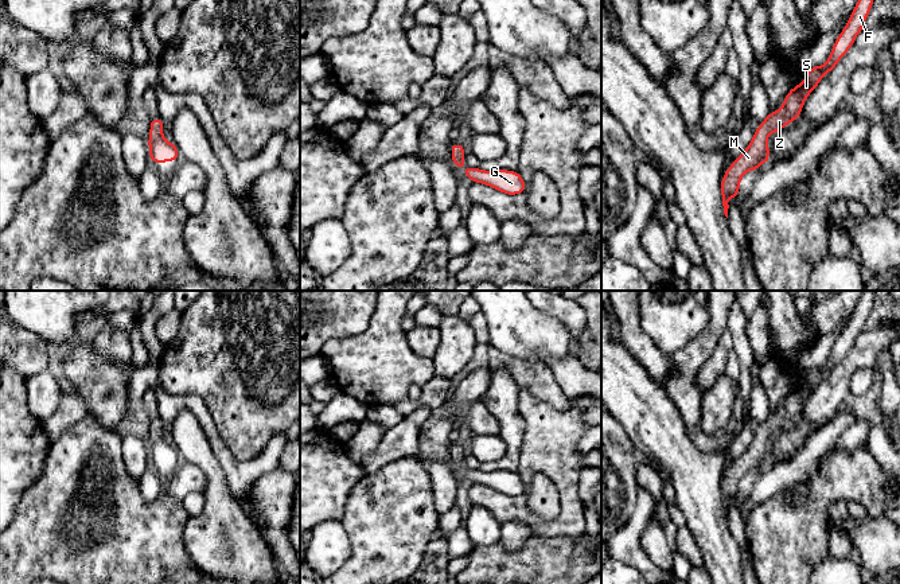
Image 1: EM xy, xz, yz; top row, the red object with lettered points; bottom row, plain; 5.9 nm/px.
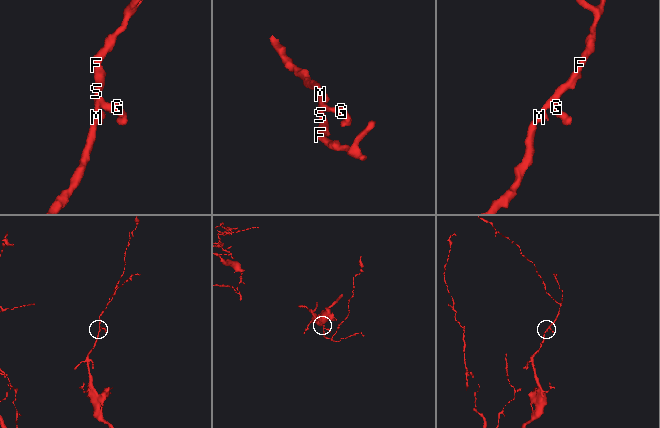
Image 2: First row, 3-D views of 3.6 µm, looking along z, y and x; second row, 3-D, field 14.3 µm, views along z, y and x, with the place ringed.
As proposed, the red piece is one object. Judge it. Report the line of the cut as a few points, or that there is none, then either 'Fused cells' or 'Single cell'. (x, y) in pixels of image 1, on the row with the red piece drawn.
No split. Single cell

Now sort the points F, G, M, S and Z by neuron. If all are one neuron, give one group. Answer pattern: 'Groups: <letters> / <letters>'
Groups: F G M S Z

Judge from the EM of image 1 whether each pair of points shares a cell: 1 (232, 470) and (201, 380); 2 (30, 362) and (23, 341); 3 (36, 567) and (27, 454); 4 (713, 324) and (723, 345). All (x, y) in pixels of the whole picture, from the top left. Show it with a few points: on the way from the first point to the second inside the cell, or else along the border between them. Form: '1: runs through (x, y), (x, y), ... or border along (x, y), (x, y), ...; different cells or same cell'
1: border along (206, 409), (219, 438), (241, 462); different cells
2: runs through (30, 357), (23, 350), (23, 346); same cell
3: border along (47, 458), (43, 471), (24, 491), (15, 513); different cells
4: border along (725, 331), (713, 353), (702, 365); different cells

